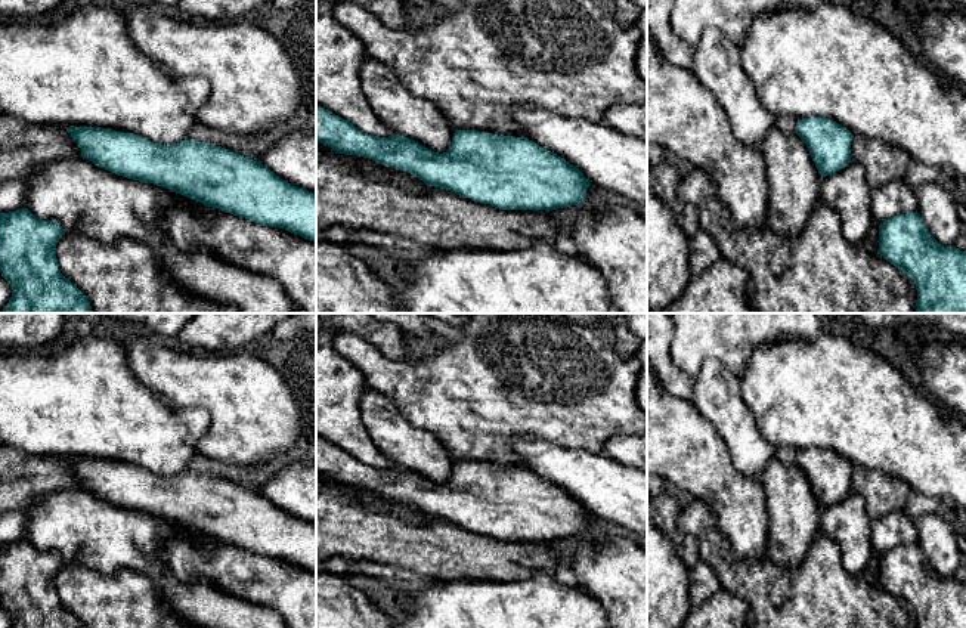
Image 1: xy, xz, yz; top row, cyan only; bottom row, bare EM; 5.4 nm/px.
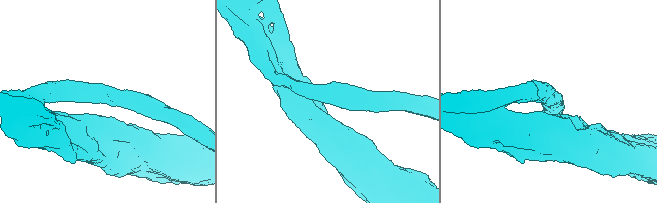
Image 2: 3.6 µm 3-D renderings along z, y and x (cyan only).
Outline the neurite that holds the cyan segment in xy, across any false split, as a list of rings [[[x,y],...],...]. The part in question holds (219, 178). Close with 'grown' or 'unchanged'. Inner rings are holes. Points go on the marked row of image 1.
[[[65,129],[81,149],[80,157],[100,168],[127,179],[171,189],[199,201],[205,207],[219,208],[263,226],[285,229],[316,242],[316,194],[282,180],[257,160],[195,139],[161,145],[139,134],[112,129]]] | unchanged

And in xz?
[[[316,103],[316,142],[328,145],[335,154],[357,155],[369,158],[386,167],[408,171],[422,180],[425,185],[448,189],[462,198],[471,198],[474,202],[490,204],[499,210],[545,210],[567,208],[582,205],[586,198],[586,189],[591,180],[573,164],[557,154],[544,149],[527,137],[498,136],[477,130],[455,130],[451,146],[446,152],[434,152],[418,142],[393,134],[377,137],[360,132],[350,121],[332,114]]] | unchanged

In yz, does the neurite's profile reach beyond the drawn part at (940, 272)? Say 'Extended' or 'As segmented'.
As segmented

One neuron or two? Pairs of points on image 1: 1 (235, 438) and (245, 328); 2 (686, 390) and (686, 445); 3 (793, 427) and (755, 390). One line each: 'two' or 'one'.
1: two
2: two
3: one

